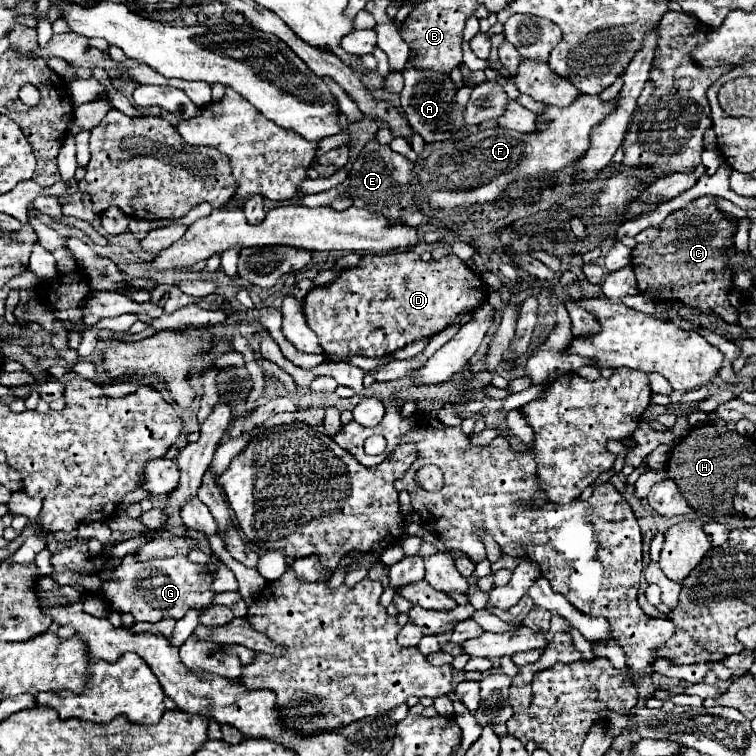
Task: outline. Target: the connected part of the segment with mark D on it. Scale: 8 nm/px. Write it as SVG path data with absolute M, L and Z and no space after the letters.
M415 252L391 254L365 254L359 266L341 270L329 286L315 286L303 300L303 316L307 326L319 336L323 354L331 362L343 362L349 356L383 356L419 340L431 338L451 326L457 316L479 308L479 292L487 294L489 288L483 278L457 256L441 260L421 260Z

